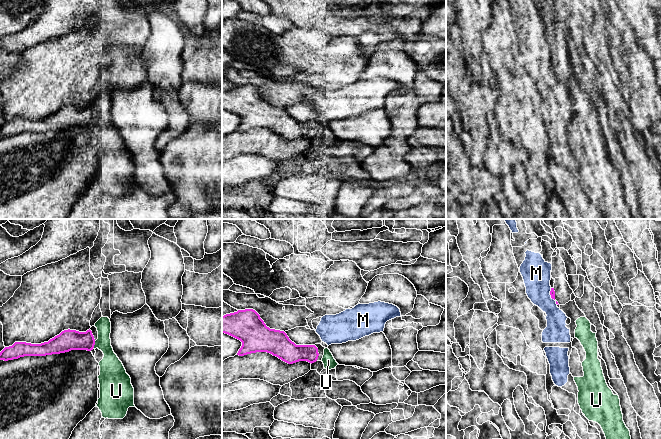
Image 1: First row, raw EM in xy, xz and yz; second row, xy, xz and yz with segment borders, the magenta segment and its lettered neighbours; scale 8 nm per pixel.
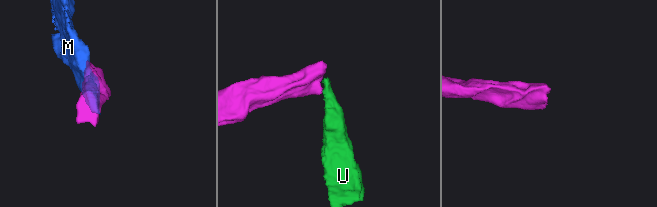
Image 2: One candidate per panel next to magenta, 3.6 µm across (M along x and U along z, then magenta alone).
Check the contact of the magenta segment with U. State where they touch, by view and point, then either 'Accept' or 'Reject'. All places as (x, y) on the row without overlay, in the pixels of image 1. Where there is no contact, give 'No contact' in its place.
Touches magenta at xy (94, 120). Reject

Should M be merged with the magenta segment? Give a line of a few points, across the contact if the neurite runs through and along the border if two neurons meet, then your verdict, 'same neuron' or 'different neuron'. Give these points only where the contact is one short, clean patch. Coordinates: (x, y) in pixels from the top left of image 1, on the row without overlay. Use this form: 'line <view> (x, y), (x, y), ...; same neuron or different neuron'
different neuron

